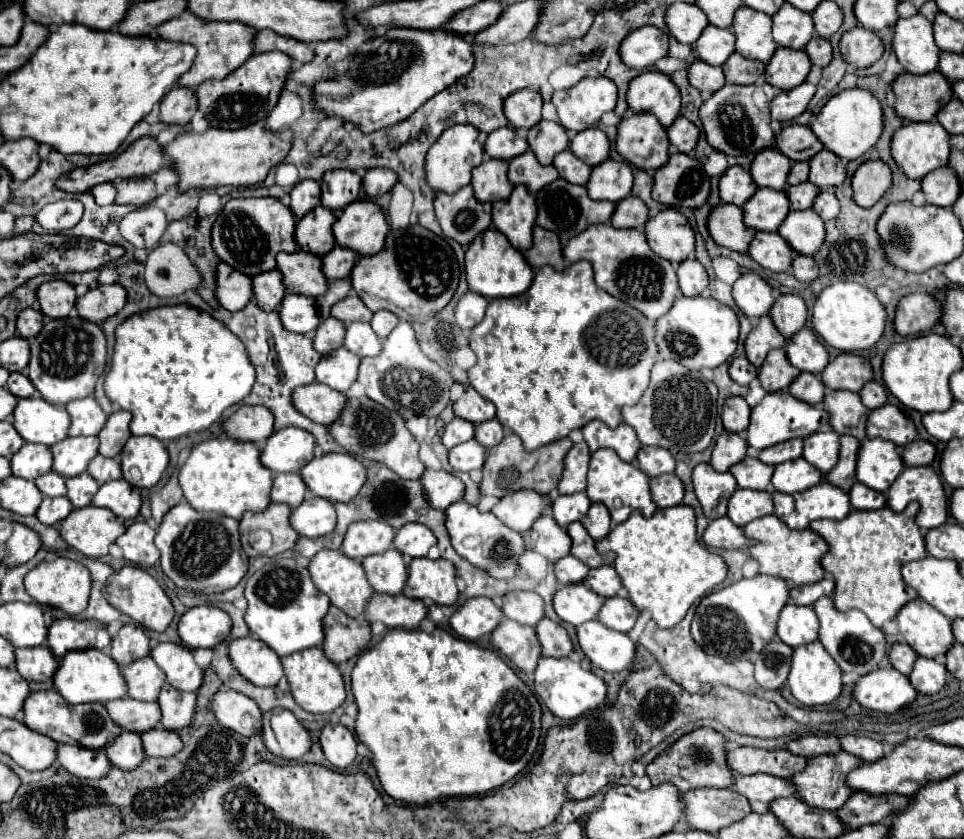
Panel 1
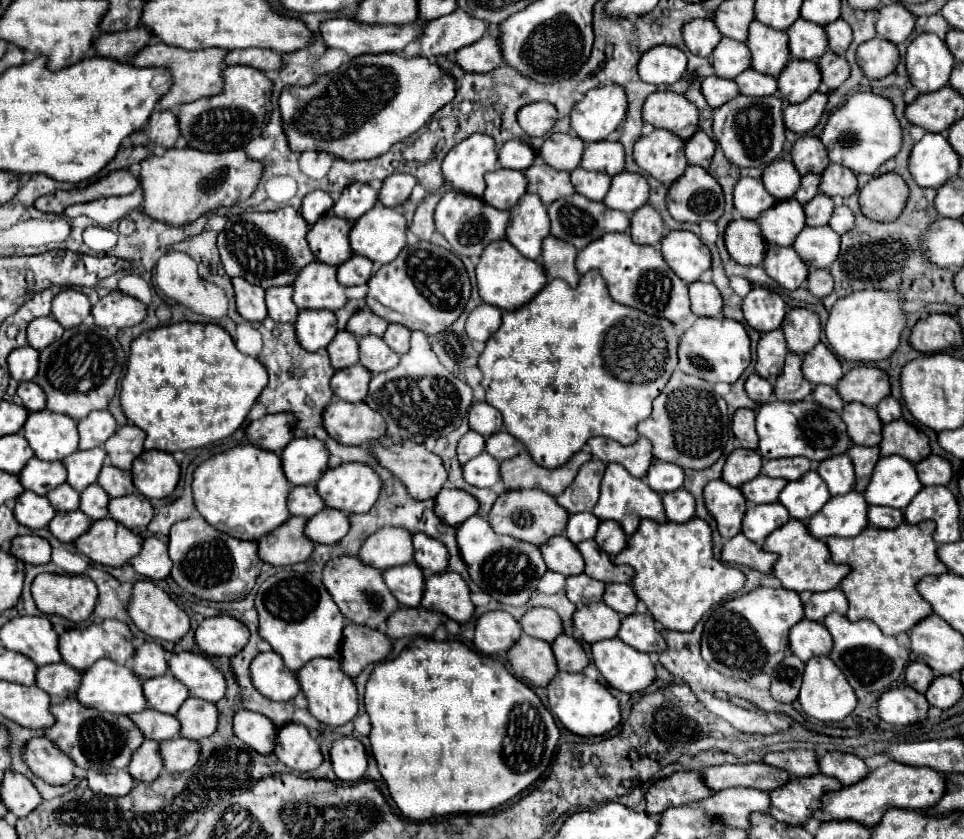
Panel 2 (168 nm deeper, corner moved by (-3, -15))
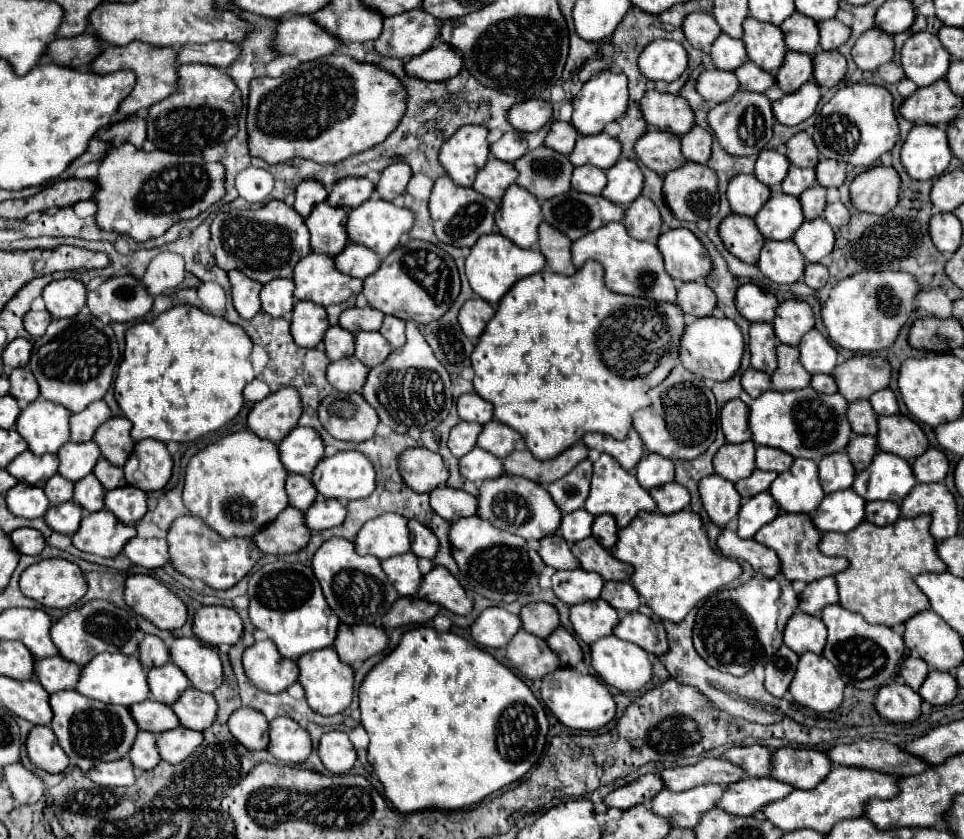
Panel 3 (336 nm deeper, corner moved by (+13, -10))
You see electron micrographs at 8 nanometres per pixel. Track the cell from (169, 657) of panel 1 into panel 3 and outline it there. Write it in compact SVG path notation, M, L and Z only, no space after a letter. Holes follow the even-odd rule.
M196 637L174 639L170 647L172 661L184 671L192 687L212 693L222 683L222 661L218 651Z

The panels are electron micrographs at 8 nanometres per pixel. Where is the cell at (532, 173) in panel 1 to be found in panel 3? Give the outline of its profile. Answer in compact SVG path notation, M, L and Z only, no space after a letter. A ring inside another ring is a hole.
M546 145L528 151L514 163L514 167L520 173L516 183L536 195L540 201L552 199L570 189L574 165L566 155L560 155Z

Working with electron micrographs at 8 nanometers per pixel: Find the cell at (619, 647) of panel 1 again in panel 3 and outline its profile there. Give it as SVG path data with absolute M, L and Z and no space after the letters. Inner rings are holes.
M616 635L592 643L592 667L606 685L622 693L642 689L652 677L648 651Z

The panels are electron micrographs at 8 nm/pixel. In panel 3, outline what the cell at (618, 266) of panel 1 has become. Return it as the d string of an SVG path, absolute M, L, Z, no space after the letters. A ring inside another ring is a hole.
M608 223L572 243L572 259L576 267L582 267L588 259L604 265L606 287L620 295L648 297L654 301L676 301L676 287L672 277L664 269L662 255L654 243L636 241L626 233L624 223Z

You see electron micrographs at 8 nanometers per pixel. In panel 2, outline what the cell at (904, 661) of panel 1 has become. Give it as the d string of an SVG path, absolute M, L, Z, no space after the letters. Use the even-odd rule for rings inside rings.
M910 662L906 666L906 682L910 688L916 688L916 692L920 692L920 694L926 692L932 678L934 678L932 670L922 662Z

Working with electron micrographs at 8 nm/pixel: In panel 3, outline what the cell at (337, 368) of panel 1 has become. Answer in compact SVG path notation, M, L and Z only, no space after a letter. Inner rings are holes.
M352 355L352 357L346 357L346 359L330 363L328 381L338 391L356 393L356 391L362 391L364 379L368 377L368 371L370 369Z

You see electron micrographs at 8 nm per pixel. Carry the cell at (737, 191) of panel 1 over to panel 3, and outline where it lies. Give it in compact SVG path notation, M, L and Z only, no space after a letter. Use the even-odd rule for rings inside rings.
M736 175L728 185L728 201L734 213L754 217L760 207L770 199L770 189L764 187L754 175Z

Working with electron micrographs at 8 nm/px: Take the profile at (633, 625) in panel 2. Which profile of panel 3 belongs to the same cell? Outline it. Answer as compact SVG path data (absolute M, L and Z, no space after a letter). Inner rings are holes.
M626 613L614 629L614 635L648 649L652 655L664 655L668 651L668 639L664 625L660 623L660 631L654 621L642 613Z

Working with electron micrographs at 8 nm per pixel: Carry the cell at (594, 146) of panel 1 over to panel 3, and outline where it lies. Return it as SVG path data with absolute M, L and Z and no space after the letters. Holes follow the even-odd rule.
M598 133L584 137L580 135L576 141L576 147L570 155L570 161L578 165L596 165L600 169L610 169L620 159L622 147L616 137L610 137L608 133Z

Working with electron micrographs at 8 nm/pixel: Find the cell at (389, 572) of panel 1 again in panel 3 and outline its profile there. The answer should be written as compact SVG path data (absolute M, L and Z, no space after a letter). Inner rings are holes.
M414 553L396 555L382 561L390 583L400 591L402 597L414 597L422 583L422 573L418 569L418 557Z

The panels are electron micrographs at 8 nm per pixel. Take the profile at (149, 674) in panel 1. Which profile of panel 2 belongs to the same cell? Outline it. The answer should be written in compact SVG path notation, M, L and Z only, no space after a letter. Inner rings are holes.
M172 674L144 680L142 688L148 700L146 708L152 708L164 714L174 714L182 706L182 702L190 696L188 688L180 684Z

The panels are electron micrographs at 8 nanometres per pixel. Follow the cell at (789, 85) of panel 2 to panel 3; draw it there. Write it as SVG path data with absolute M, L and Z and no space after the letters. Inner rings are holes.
M788 51L784 65L776 73L776 83L784 93L794 93L812 79L812 73L814 73L814 65L808 53Z

